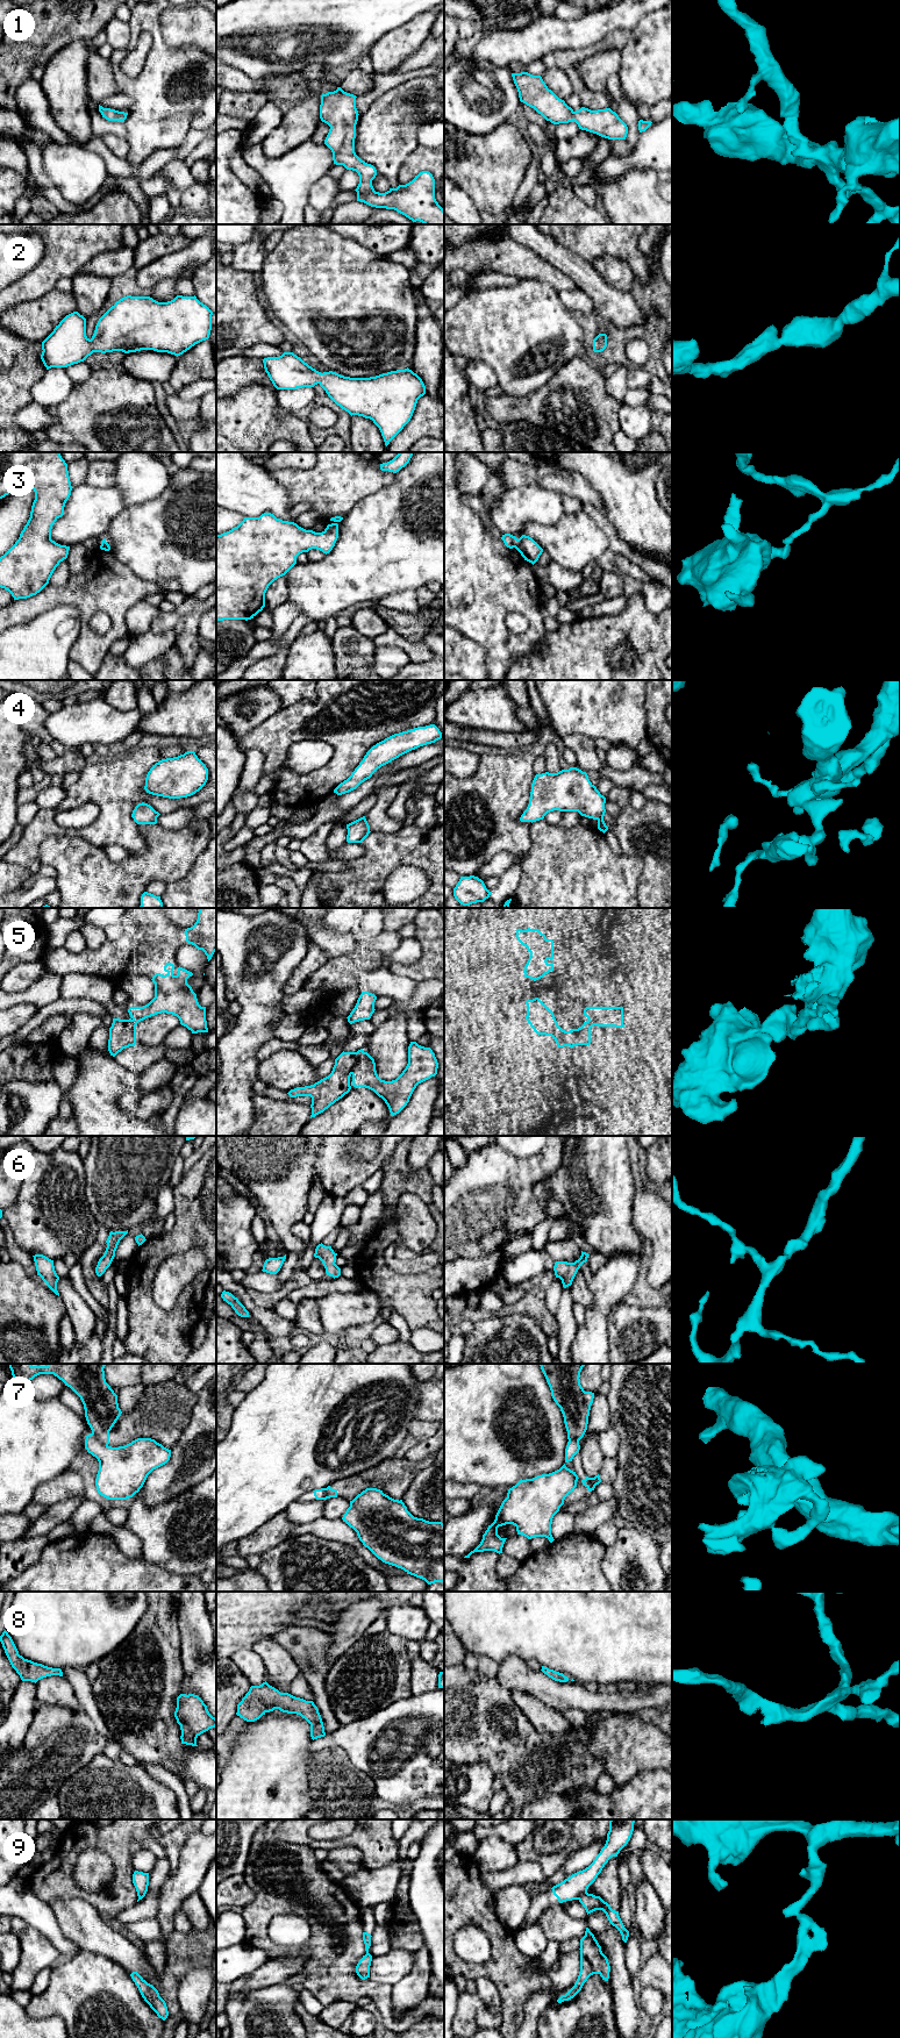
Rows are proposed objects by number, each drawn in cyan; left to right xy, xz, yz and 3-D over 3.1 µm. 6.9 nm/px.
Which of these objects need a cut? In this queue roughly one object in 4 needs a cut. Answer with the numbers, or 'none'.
3, 5, 7, 9

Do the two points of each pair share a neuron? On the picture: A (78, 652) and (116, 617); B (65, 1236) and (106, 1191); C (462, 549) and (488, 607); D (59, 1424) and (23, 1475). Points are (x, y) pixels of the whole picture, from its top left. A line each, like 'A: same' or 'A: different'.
A: same
B: different
C: same
D: same

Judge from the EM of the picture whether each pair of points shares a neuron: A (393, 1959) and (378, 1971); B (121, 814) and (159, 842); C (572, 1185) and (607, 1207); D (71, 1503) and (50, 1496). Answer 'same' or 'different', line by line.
A: same
B: different
C: same
D: different

